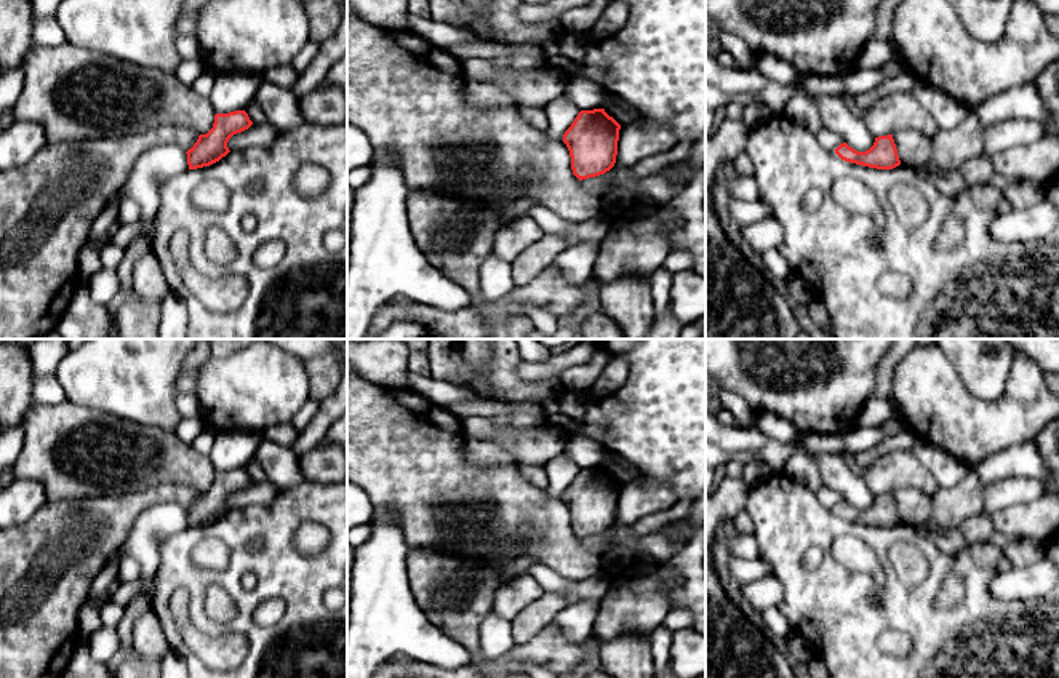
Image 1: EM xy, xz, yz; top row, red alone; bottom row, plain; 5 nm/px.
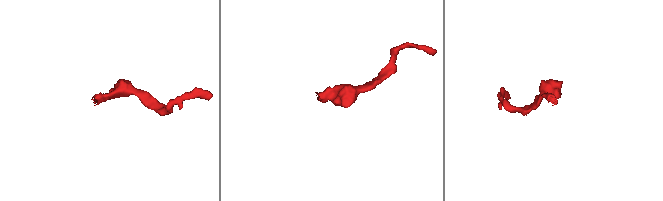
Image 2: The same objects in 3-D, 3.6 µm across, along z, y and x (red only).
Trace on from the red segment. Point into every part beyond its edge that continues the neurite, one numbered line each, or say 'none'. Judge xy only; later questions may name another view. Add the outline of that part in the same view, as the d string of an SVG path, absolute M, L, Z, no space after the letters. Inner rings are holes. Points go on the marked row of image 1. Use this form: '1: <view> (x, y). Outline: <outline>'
none

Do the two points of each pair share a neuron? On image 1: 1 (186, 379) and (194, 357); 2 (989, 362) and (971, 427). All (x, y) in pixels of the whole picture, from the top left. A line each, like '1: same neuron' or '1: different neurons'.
1: same neuron
2: different neurons

